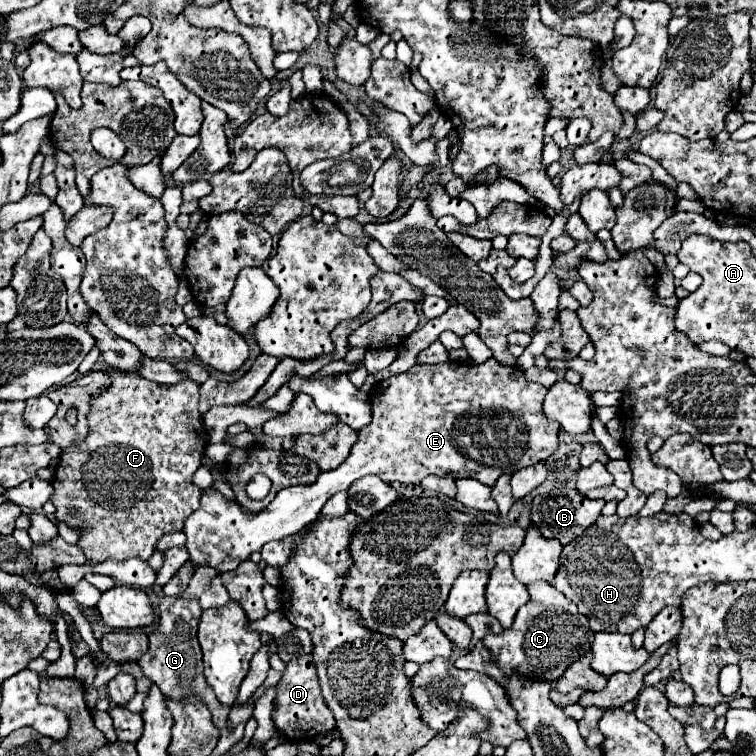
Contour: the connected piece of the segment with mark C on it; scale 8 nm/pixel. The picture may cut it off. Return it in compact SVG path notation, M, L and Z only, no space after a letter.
M534 581L528 585L528 593L530 601L516 613L512 629L498 635L488 633L488 637L484 637L484 645L494 653L494 661L506 675L516 669L526 677L556 681L572 661L590 649L594 633L590 631L586 617L578 613L576 605L550 583Z

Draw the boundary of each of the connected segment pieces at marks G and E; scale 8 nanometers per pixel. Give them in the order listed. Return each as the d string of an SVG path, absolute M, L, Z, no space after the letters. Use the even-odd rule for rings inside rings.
M160 597L160 621L156 631L150 635L150 649L140 657L140 667L144 675L156 683L164 695L168 695L172 701L182 701L190 695L196 695L204 701L208 711L212 713L212 723L218 729L224 729L230 707L220 705L218 697L212 693L212 687L206 683L206 677L202 673L202 651L196 639L198 631L198 619L200 619L200 603L196 599L182 599L182 597Z
M494 357L484 361L482 365L466 365L466 363L438 363L438 365L414 365L406 373L392 375L384 381L378 381L370 391L372 401L372 423L358 431L358 441L352 447L348 459L336 467L334 471L320 473L312 485L294 485L282 489L272 503L254 517L246 517L236 501L224 499L216 489L208 487L202 493L200 509L194 511L186 525L186 547L190 559L196 567L210 565L220 573L232 571L246 561L250 553L260 551L264 543L274 539L284 539L286 535L296 533L300 527L316 521L324 503L338 491L346 491L356 479L364 475L376 475L386 483L420 483L426 475L450 475L454 479L472 477L484 485L494 485L502 473L516 473L522 467L534 465L550 457L558 447L558 431L560 423L552 421L542 411L542 401L546 395L546 387L540 383L530 383L524 379L522 369L500 365Z

